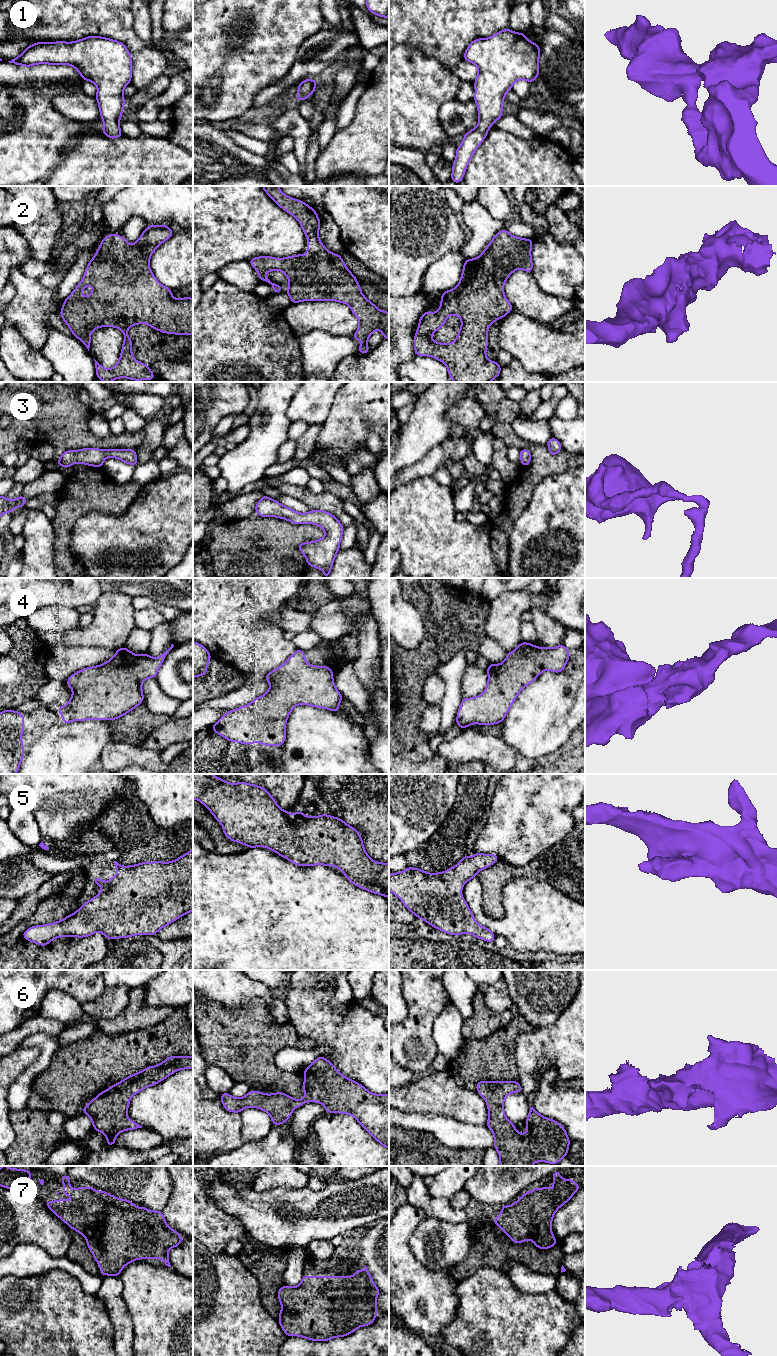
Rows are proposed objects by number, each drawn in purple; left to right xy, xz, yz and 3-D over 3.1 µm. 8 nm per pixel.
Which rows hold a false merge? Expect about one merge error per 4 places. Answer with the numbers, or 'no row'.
no row

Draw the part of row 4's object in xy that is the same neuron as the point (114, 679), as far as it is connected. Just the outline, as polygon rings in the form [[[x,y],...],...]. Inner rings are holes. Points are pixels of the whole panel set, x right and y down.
[[[171,644],[171,647],[158,658],[153,658],[148,653],[137,655],[121,647],[109,661],[72,674],[66,684],[73,694],[69,702],[57,710],[62,714],[63,723],[88,719],[115,720],[136,708],[144,700],[142,682],[156,677],[166,655],[173,647]]]

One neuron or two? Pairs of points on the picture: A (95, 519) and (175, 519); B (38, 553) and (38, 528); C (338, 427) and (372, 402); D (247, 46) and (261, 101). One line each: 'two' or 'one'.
A: one
B: one
C: one
D: two

